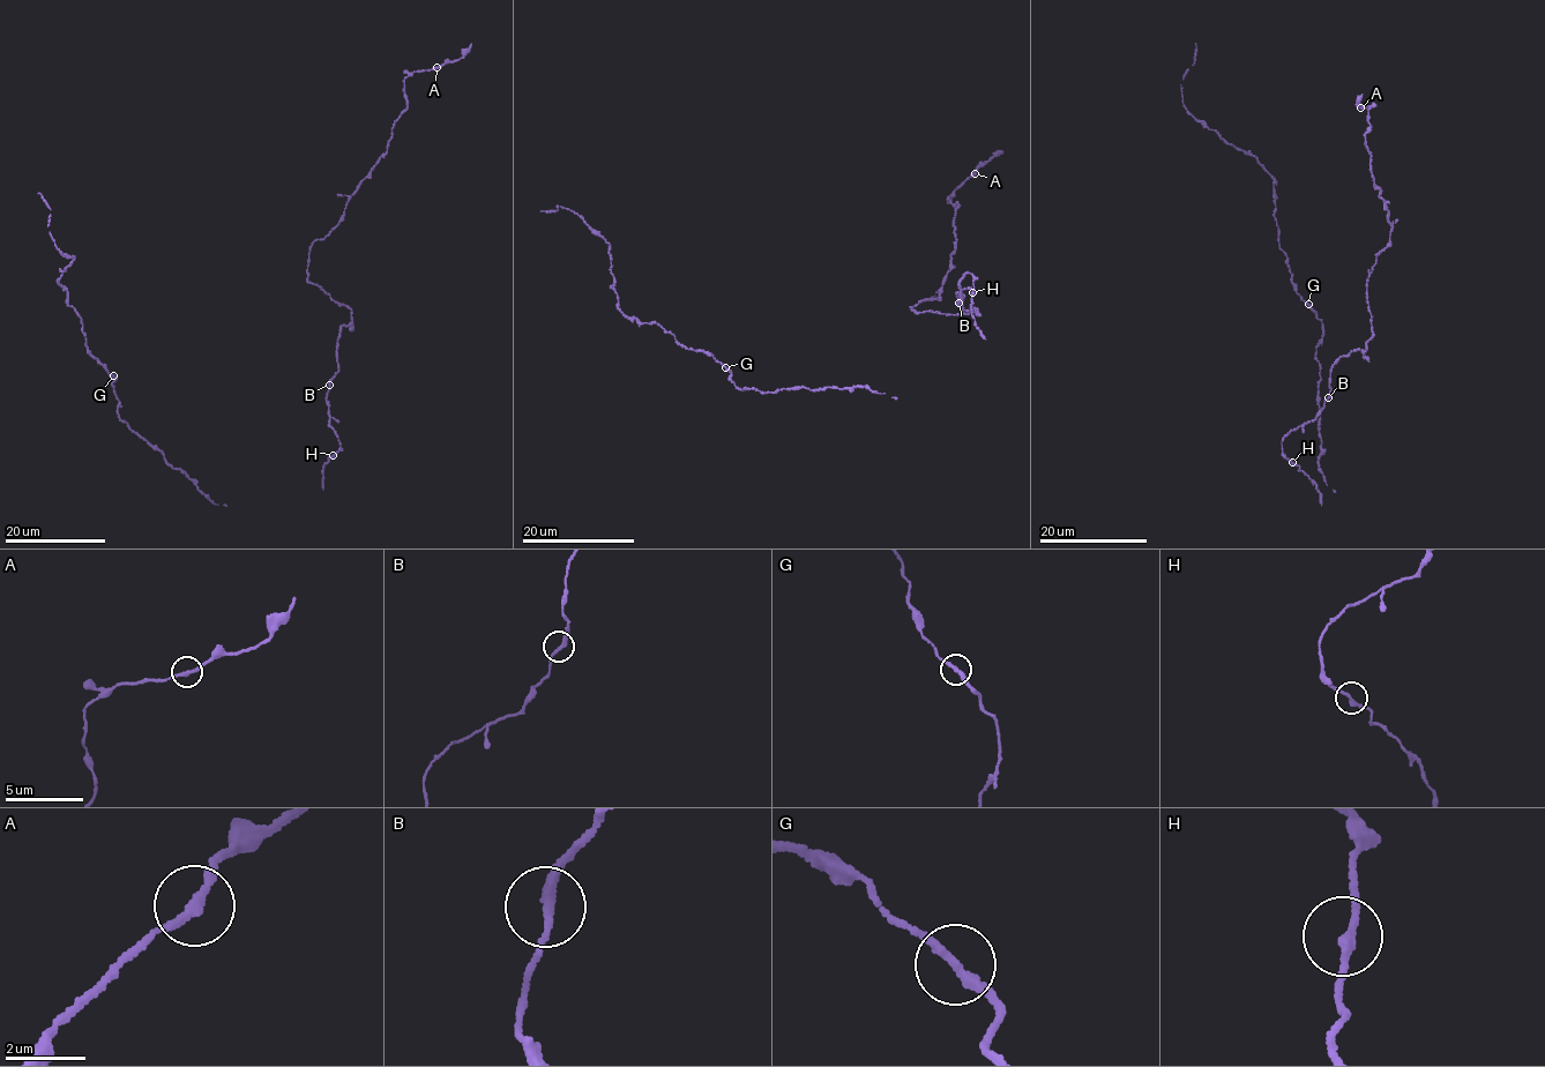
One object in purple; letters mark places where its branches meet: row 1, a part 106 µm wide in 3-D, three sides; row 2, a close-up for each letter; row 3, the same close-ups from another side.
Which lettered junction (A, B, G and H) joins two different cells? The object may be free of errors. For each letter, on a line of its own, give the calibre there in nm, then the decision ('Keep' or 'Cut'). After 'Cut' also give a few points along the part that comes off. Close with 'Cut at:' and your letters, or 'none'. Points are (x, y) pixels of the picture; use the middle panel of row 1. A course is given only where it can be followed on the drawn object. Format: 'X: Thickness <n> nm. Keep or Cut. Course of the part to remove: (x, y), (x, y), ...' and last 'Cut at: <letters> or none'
A: Thickness 240 nm. Keep
B: Thickness 240 nm. Keep
G: Thickness 240 nm. Keep
H: Thickness 240 nm. Keep
Cut at: none

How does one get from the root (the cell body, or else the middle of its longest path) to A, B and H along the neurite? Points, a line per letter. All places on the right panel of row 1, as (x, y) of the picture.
A: (1316, 486), (1282, 441), (1325, 407), (1335, 360), (1366, 350), (1368, 276), (1392, 228), (1360, 106)
B: (1316, 486), (1284, 456), (1282, 441), (1290, 431), (1315, 418), (1328, 397)
H: (1316, 486), (1292, 462)

